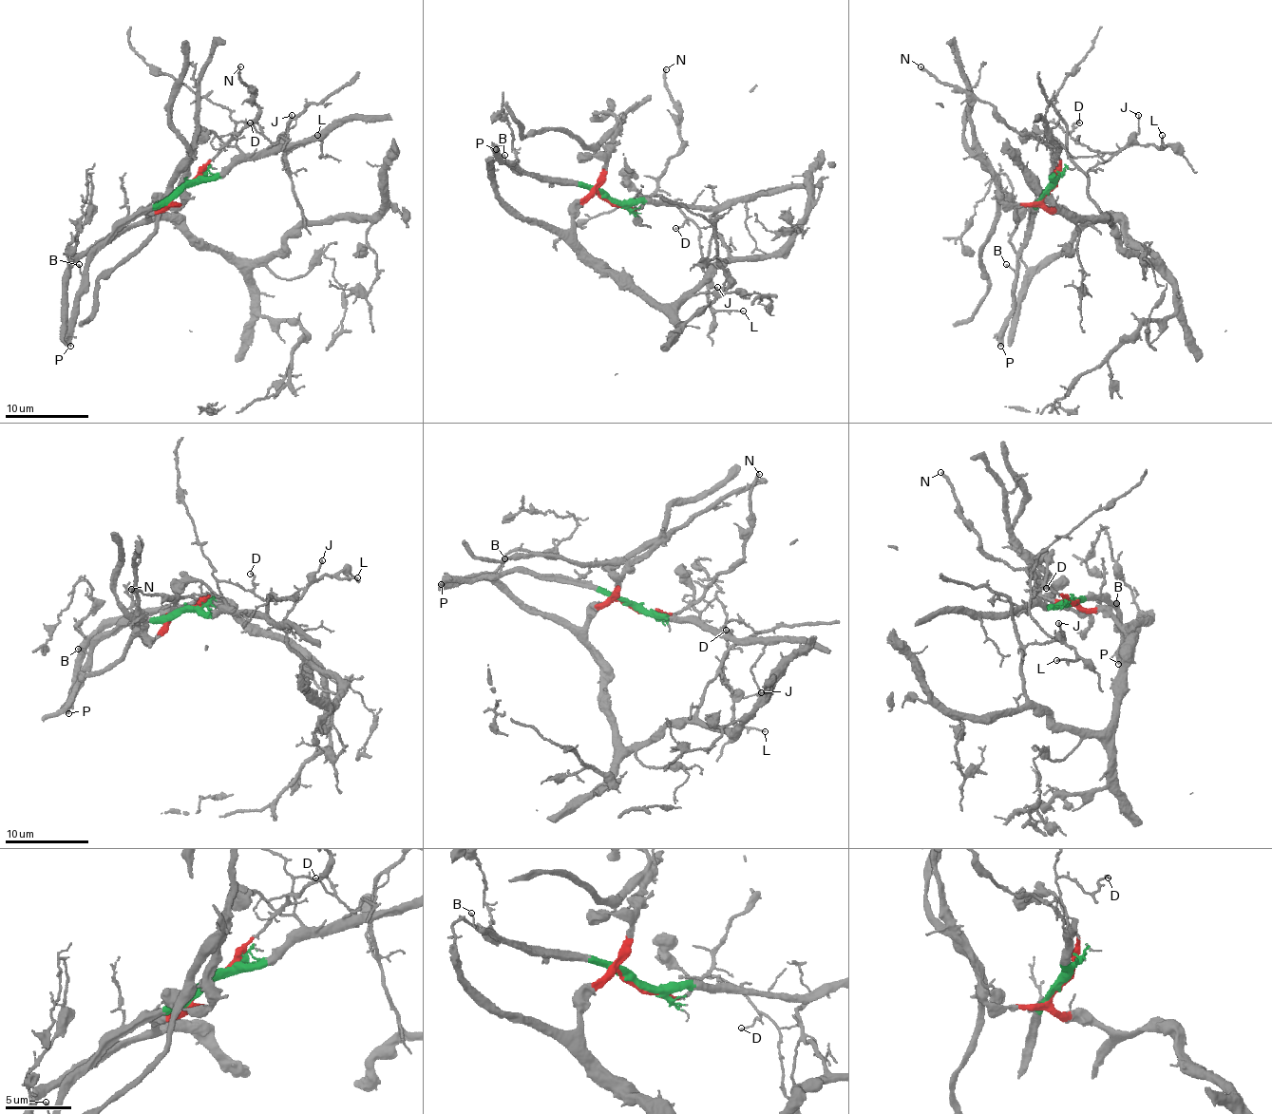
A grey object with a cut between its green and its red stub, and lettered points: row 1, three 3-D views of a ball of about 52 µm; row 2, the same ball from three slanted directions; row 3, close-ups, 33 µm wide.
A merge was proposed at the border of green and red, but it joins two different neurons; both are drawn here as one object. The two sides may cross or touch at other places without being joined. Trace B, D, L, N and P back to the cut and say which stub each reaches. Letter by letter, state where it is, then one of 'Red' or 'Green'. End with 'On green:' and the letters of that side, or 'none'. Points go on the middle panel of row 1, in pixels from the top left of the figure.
B: Place: (504, 155). Green
D: Place: (675, 228). Green
L: Place: (743, 311). Green
N: Place: (666, 69). Red
P: Place: (496, 149). Green
On green: B, D, L, P

